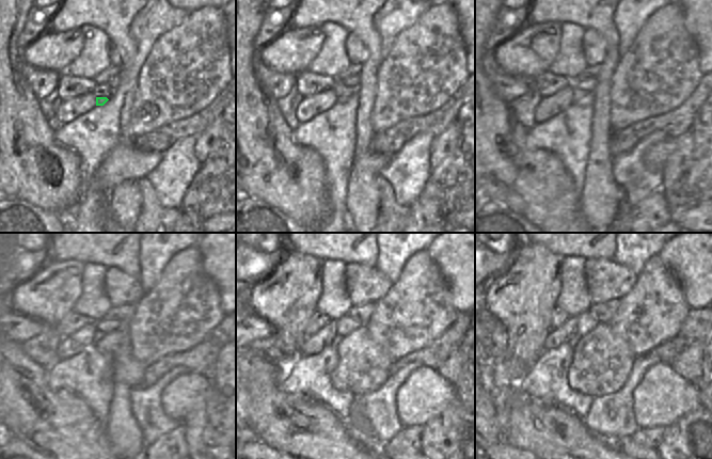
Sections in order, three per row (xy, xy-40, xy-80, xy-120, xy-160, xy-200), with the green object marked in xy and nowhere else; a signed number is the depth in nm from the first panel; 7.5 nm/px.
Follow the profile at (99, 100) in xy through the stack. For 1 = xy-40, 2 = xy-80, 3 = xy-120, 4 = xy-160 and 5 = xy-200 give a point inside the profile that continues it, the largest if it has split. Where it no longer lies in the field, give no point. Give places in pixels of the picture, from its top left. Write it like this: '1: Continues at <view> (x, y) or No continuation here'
1: Continues at xy-40 (339, 99)
2: Continues at xy-80 (588, 99)
3: Continues at xy-120 (126, 369)
4: Continues at xy-160 (363, 367)
5: Continues at xy-200 (602, 363)

